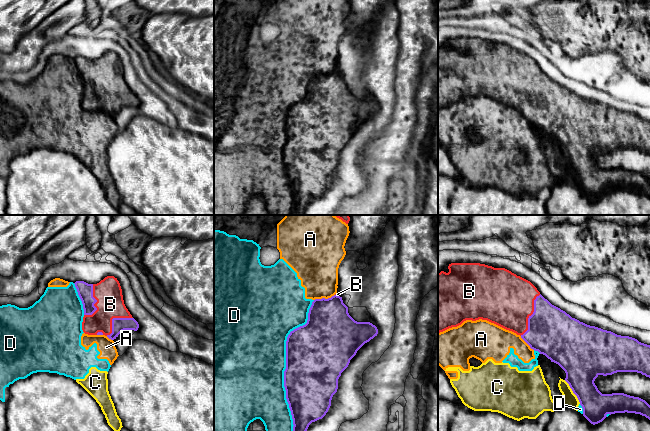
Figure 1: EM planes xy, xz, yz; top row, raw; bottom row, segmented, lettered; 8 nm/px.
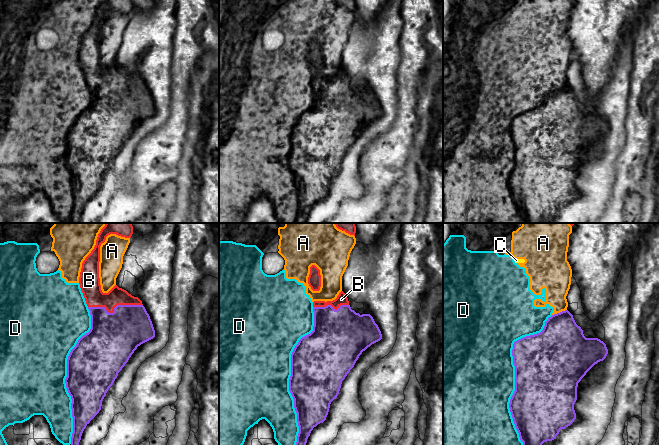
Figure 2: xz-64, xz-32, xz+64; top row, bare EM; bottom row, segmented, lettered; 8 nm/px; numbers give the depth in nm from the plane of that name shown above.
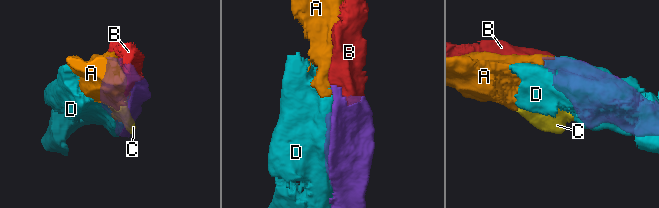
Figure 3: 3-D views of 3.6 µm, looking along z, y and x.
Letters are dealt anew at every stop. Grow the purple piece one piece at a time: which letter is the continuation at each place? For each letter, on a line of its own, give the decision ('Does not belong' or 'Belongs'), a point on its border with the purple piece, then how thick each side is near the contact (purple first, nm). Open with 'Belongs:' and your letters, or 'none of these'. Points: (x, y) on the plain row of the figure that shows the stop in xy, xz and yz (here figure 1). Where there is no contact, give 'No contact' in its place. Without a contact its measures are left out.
Belongs: B
A: Does not belong. Touches purple at xz (324, 74). Thickness 380 nm (purple) against 340 nm
B: Belongs. Touches purple at yz (531, 91). Thickness 380 nm (purple) against 420 nm
C: Does not belong. Touches purple at yz (573, 168). Thickness 320 nm (purple) against 150 nm
D: Does not belong. Touches purple at xz (286, 142). Thickness 480 nm (purple) against 480 nm

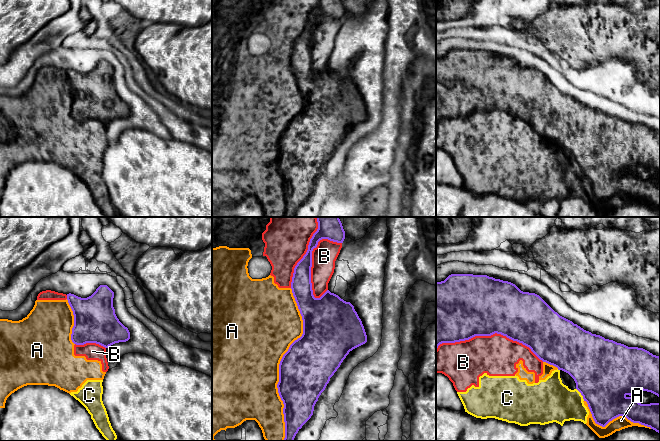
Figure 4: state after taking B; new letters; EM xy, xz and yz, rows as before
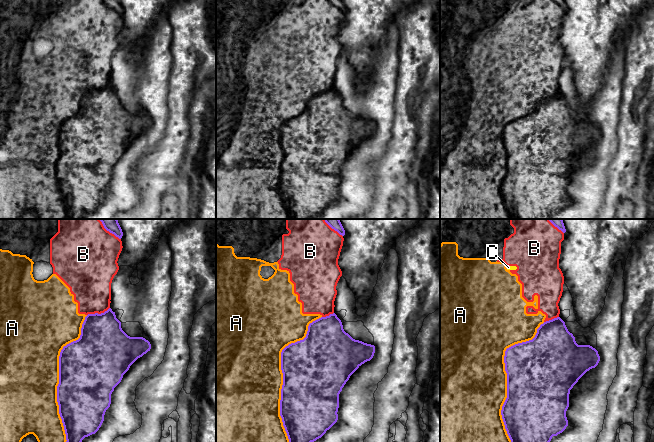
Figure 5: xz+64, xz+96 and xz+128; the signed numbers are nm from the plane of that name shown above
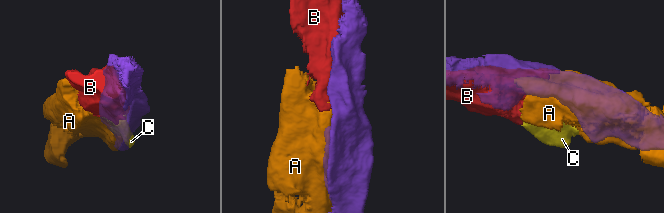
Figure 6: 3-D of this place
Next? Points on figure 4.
Belongs: none of these
A: Does not belong. Touches purple at xz (279, 140). Thickness 420 nm (purple) against 500 nm
B: Does not belong. Touches purple at yz (490, 111). Thickness 480 nm (purple) against 320 nm
C: Does not belong. Touches purple at yz (581, 170). Thickness 500 nm (purple) against 340 nm

